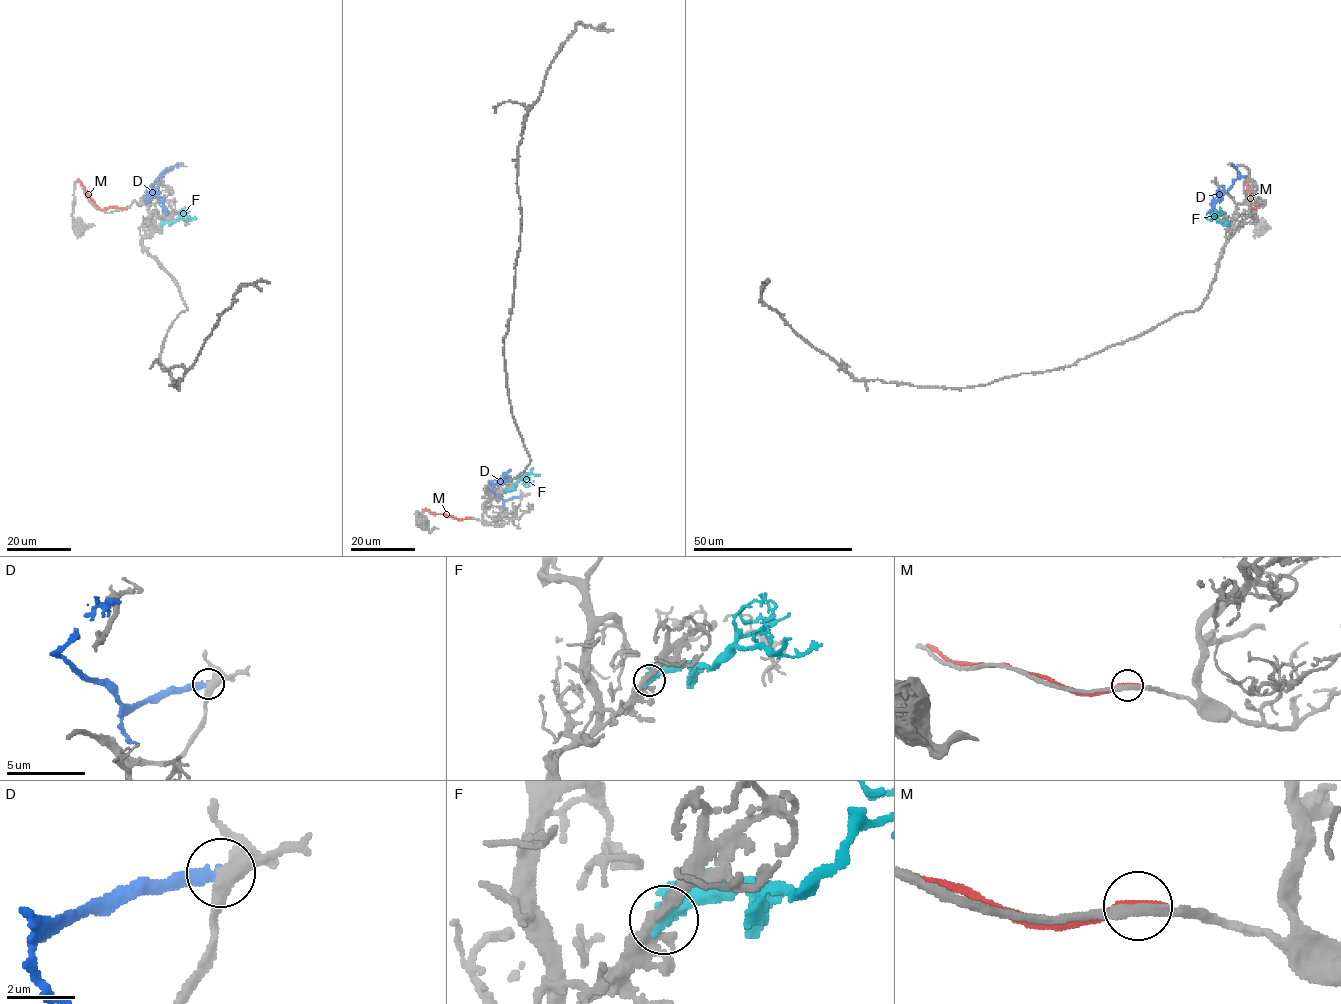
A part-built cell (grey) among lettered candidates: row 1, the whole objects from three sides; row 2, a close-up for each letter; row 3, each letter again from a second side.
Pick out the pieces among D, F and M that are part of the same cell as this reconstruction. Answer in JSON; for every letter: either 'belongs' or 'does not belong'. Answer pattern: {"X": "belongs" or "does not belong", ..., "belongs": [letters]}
{"D": "does not belong", "F": "does not belong", "M": "does not belong", "belongs": []}

